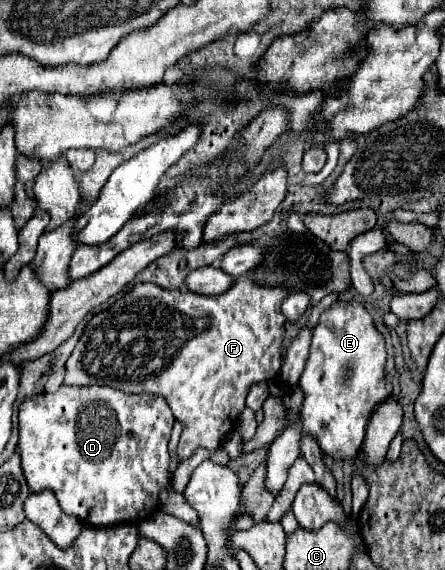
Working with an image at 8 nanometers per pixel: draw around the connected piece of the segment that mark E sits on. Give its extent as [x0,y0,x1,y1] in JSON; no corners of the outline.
[266,300,392,494]

